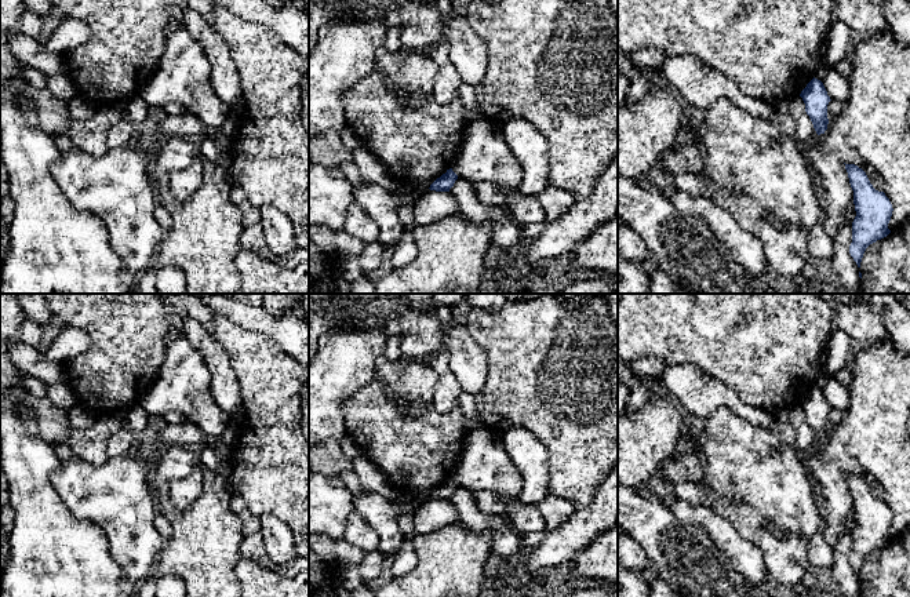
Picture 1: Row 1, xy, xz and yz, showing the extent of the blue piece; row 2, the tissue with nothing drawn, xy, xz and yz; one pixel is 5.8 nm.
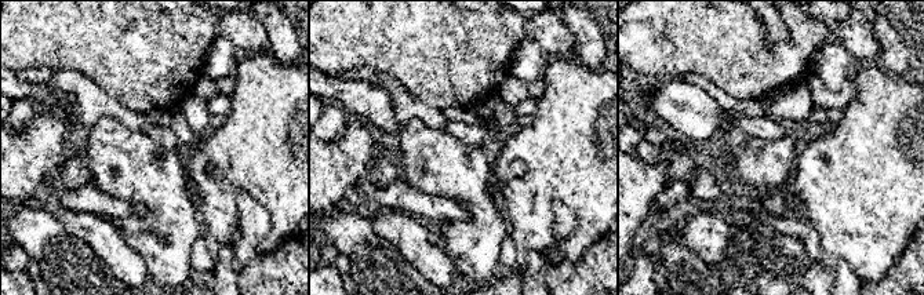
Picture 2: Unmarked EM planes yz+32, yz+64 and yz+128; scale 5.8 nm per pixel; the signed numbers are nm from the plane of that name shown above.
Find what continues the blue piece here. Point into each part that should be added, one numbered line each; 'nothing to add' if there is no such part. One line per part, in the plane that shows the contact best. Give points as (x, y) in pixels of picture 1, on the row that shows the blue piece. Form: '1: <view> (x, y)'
nothing to add

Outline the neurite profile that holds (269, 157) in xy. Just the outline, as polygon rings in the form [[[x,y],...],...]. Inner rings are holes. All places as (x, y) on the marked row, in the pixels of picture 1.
[[[214,4],[212,26],[228,45],[240,74],[241,106],[229,152],[229,174],[248,201],[280,210],[292,223],[295,248],[309,250],[309,132],[301,120],[301,83],[309,62],[265,25],[239,18]]]

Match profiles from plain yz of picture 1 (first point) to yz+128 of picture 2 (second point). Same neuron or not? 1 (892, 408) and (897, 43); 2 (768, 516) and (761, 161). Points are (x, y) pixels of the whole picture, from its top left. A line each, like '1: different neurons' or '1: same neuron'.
1: different neurons
2: same neuron

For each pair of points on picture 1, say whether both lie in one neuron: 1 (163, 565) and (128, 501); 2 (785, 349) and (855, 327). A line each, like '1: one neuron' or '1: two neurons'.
1: two neurons
2: two neurons

